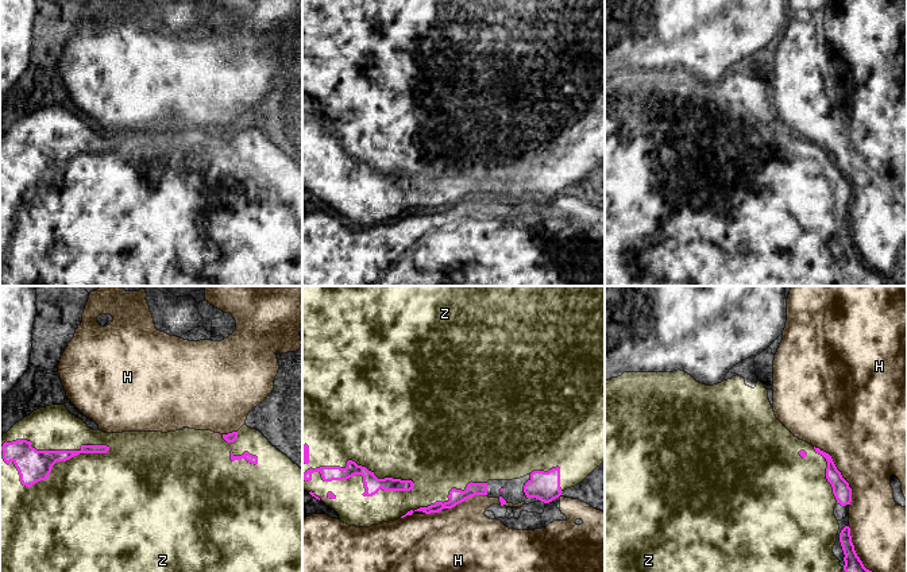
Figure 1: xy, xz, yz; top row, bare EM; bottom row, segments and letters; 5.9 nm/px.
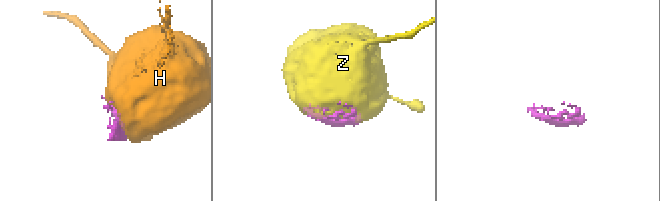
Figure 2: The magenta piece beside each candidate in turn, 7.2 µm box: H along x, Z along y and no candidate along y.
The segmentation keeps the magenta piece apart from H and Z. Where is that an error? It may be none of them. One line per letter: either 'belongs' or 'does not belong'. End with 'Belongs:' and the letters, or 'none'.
H: does not belong
Z: belongs
Belongs: Z

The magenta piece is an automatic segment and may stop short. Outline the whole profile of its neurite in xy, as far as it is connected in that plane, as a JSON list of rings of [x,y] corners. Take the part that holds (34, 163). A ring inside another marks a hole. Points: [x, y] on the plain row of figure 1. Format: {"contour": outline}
{"contour": [[[63,103],[34,108],[0,136],[0,286],[302,286],[302,167],[256,127],[243,123],[228,132],[185,125],[175,130],[105,131],[90,127]]]}

